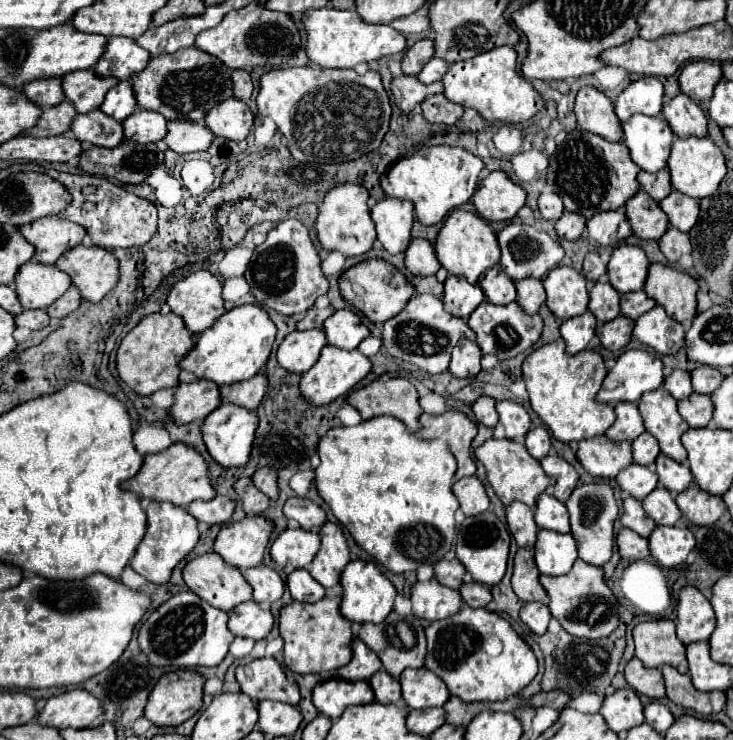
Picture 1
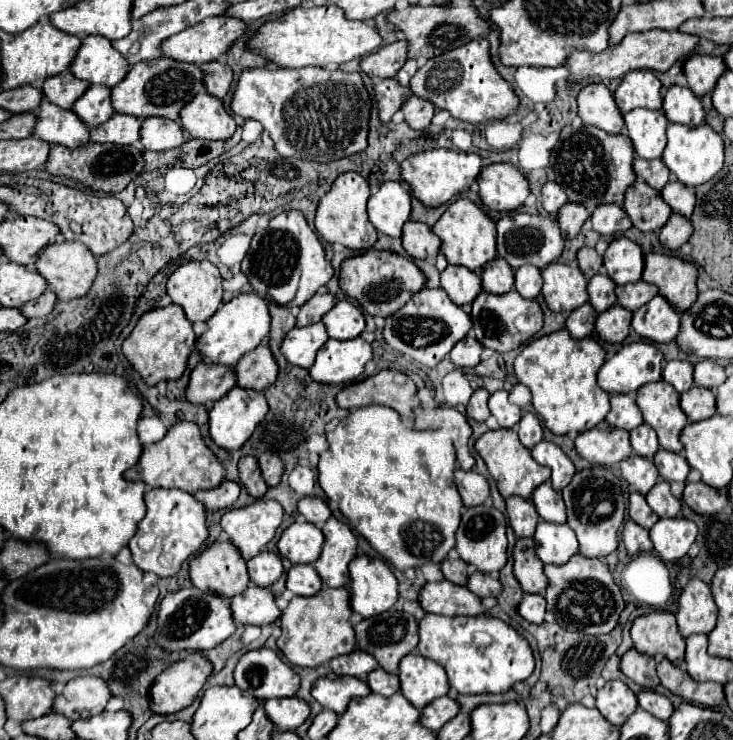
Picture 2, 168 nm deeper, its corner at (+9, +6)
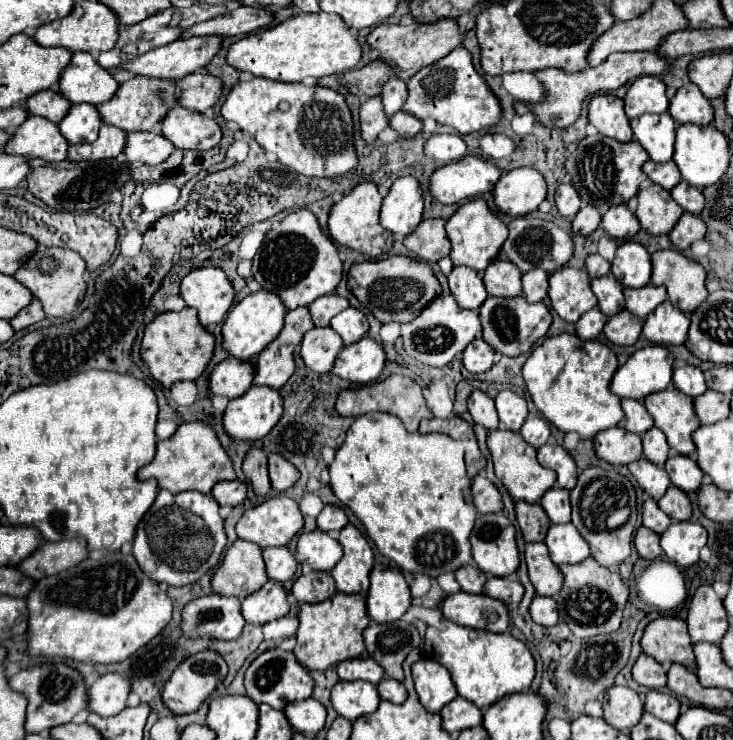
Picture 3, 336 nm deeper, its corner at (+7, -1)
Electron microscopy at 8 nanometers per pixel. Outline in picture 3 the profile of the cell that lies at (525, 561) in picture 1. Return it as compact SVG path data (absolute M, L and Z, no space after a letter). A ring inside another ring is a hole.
M544 542L524 546L528 578L536 588L538 596L556 596L562 586L562 574L558 566L548 558L548 548Z

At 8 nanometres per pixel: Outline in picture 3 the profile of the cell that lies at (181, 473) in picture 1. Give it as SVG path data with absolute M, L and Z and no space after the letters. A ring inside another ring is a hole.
M184 422L178 426L172 438L156 444L156 456L152 458L152 462L148 462L138 470L138 480L144 482L148 478L156 478L158 488L170 490L172 494L186 490L198 490L202 494L210 494L214 484L222 480L234 480L236 474L214 430L202 422L188 422L188 424Z

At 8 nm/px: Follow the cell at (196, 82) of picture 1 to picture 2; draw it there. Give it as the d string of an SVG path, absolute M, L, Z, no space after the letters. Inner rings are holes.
M158 57L152 61L142 61L132 65L132 69L126 73L122 83L112 87L110 101L116 113L122 115L134 115L140 119L146 117L166 117L176 121L180 109L198 93L204 91L202 85L202 71L198 65L180 63L174 59Z

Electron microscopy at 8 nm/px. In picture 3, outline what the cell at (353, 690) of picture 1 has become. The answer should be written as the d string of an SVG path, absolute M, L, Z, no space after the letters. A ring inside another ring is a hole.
M340 680L332 688L330 702L340 716L354 720L356 716L364 716L364 714L374 712L380 704L380 698L378 698L376 686L370 682L364 682L364 680L344 682L344 680Z

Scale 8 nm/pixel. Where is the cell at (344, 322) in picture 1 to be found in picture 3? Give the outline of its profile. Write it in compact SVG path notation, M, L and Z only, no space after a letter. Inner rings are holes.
M350 306L332 318L330 328L340 334L344 344L354 344L366 336L368 320L366 320L366 314L362 310Z

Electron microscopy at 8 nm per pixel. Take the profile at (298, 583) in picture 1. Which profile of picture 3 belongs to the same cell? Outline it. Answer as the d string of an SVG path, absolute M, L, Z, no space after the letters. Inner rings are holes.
M310 572L302 574L294 586L292 594L298 602L324 602L336 592L336 586L332 582L330 572Z

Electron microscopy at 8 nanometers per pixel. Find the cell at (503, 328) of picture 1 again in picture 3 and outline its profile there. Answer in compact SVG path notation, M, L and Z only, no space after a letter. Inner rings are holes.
M488 296L480 306L480 322L482 322L484 342L488 342L496 352L504 356L520 356L528 352L536 340L546 336L552 324L552 314L542 302L528 304L524 296L516 296L516 298Z

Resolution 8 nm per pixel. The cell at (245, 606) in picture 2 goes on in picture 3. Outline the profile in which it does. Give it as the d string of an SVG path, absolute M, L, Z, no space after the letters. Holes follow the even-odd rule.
M268 580L258 592L242 600L242 616L248 624L262 626L286 616L290 610L282 584Z

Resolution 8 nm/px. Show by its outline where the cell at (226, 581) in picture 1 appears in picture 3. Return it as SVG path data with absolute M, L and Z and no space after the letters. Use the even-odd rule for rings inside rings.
M236 540L224 554L222 564L216 568L210 586L214 594L220 596L236 596L240 600L244 600L248 594L254 594L256 590L260 590L260 586L264 586L264 582L268 582L266 574L264 574L264 560L260 558L262 550L256 544L248 544L246 540Z

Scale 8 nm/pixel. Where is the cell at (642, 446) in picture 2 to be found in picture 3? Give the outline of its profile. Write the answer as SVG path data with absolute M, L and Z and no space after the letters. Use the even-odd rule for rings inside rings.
M650 428L648 432L644 432L642 436L642 456L646 460L650 460L652 464L656 466L664 466L666 458L668 458L668 442L666 442L666 436L658 430L658 428Z

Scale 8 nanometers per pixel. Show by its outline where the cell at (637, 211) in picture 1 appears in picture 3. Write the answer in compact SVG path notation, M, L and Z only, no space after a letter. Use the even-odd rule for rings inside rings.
M652 182L642 184L636 198L638 198L636 218L642 230L654 236L668 234L682 216L682 210L680 206L676 206L676 202L672 202L670 192L662 190L658 184Z

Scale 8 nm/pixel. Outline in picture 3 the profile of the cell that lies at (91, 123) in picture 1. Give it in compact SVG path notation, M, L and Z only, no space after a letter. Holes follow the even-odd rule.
M28 116L12 134L12 142L4 148L8 154L24 154L28 158L44 158L48 162L62 162L68 156L68 140L60 134L56 122L40 116Z

